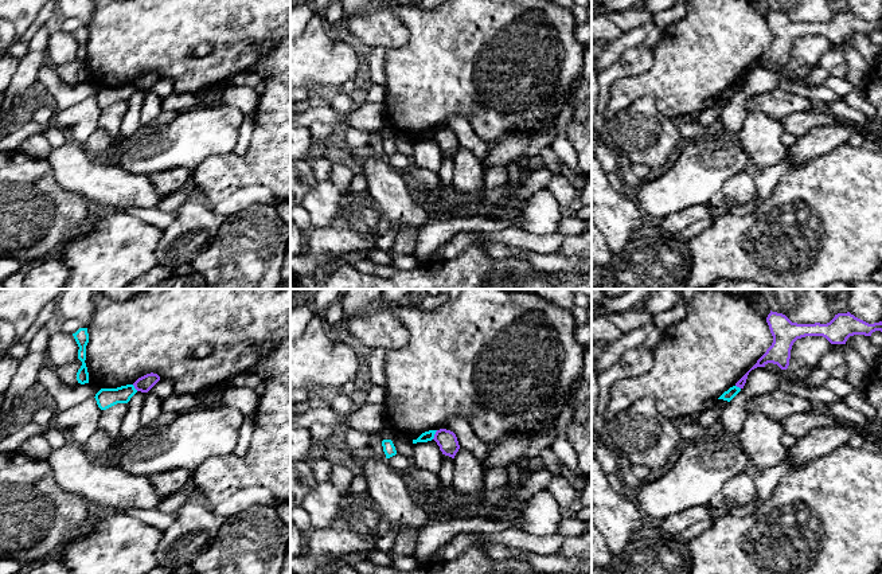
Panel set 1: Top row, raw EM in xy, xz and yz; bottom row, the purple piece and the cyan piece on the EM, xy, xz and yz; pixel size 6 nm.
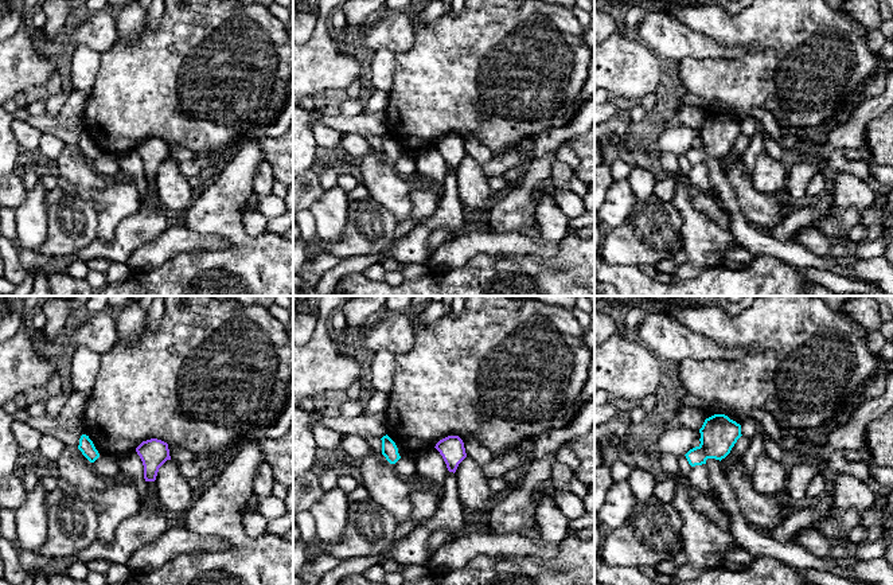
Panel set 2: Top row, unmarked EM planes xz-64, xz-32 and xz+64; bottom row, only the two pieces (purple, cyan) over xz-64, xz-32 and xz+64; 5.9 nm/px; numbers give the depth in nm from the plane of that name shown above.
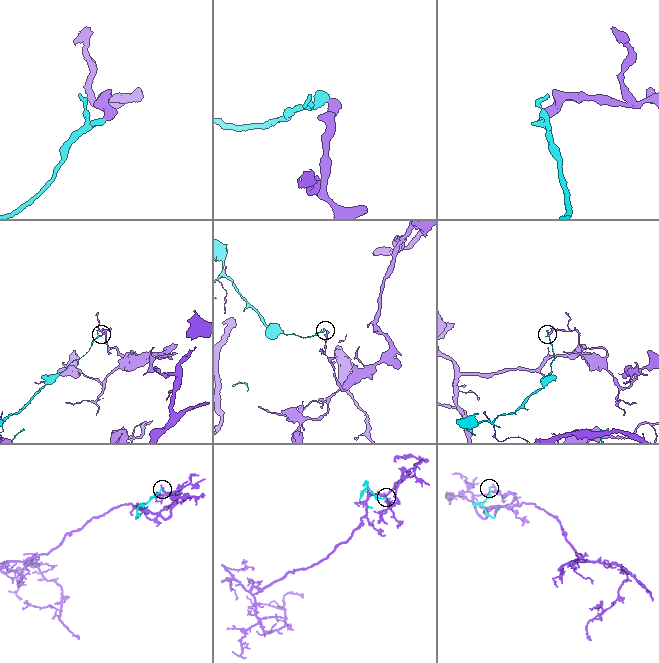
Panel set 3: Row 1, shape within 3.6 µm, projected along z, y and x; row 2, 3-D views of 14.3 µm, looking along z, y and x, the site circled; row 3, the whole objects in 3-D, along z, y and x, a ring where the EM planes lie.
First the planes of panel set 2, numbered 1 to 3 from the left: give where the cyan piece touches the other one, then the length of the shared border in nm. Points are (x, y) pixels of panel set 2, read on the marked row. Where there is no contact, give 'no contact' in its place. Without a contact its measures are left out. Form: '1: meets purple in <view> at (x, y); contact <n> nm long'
1: no contact
2: no contact
3: no contact

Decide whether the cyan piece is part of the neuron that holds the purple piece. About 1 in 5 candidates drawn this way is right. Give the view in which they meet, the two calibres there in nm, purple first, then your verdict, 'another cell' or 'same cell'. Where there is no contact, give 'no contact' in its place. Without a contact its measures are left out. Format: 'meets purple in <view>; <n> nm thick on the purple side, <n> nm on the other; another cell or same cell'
meets purple in xz; 120 nm thick on the purple side, 60 nm on the other; another cell

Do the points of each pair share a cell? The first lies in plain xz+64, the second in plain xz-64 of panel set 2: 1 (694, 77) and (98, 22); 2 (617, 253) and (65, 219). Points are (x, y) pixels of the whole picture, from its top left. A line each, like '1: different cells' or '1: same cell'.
1: different cells
2: same cell

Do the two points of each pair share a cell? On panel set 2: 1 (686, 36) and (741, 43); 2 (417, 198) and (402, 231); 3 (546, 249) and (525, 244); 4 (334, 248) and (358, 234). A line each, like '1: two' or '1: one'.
1: two
2: one
3: one
4: one

